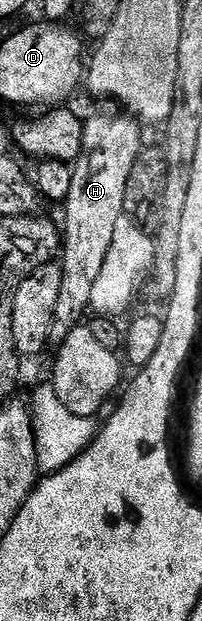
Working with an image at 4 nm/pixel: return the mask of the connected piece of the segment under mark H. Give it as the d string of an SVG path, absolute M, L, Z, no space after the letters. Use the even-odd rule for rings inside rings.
M126 112L118 113L95 114L91 119L88 117L83 124L83 151L79 153L73 166L73 184L69 188L65 203L67 227L64 225L61 230L61 292L57 292L57 308L53 308L53 320L47 337L48 343L55 348L63 343L65 336L69 336L75 326L88 317L93 300L93 287L97 285L97 276L105 264L109 244L113 244L113 231L117 228L117 220L124 217L125 184L129 184L129 172L133 172L133 164L137 164L137 156L145 146L143 134L139 131L140 123Z

